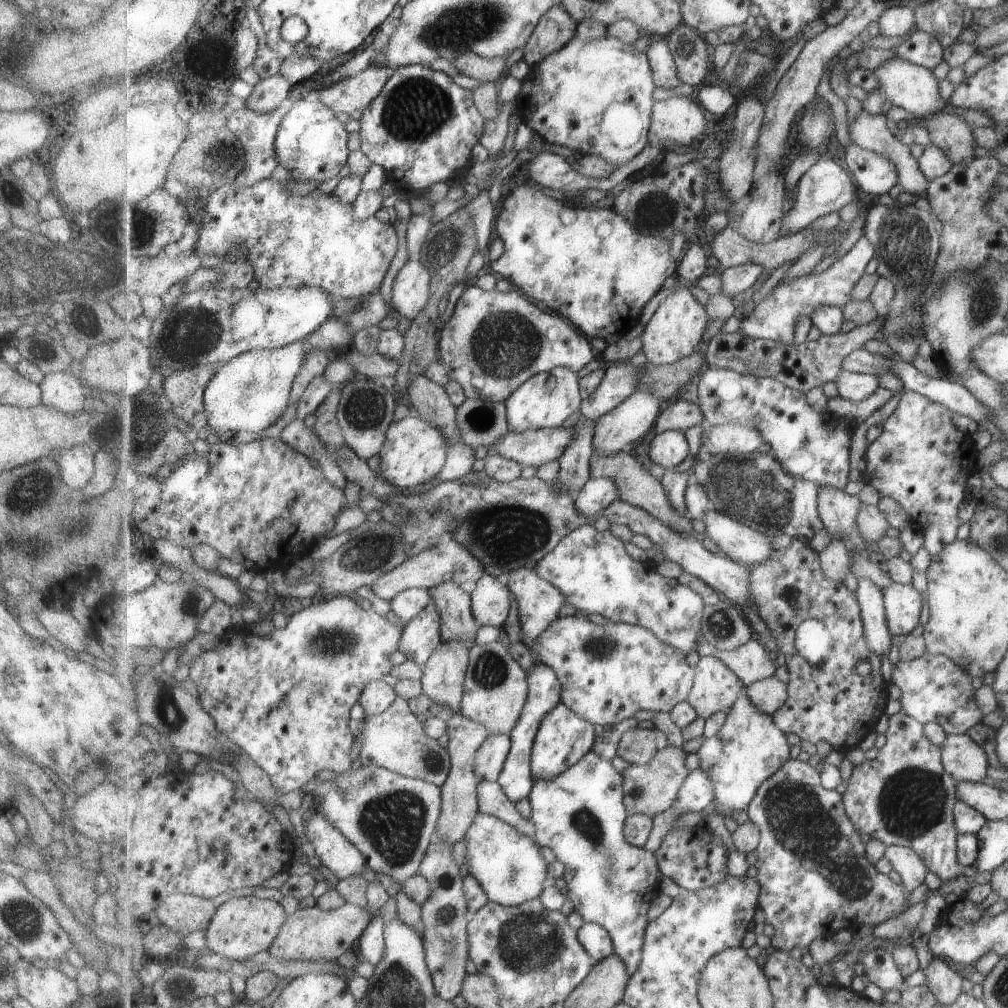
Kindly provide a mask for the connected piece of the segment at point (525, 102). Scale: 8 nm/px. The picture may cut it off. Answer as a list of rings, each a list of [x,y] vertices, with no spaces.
[[[576,36],[567,46],[559,50],[559,52],[549,55],[543,62],[532,67],[528,74],[521,76],[521,84],[521,91],[515,98],[516,113],[522,122],[536,132],[539,138],[551,144],[553,143],[556,149],[561,152],[568,153],[569,150],[573,149],[576,150],[576,152],[581,152],[583,155],[603,157],[607,162],[614,164],[618,169],[624,164],[631,162],[631,160],[639,153],[642,153],[649,144],[650,126],[653,122],[652,114],[654,112],[654,104],[657,102],[655,98],[653,98],[653,92],[655,92],[657,82],[647,54],[636,53],[629,43],[621,42],[619,39],[614,39],[609,36],[589,40],[580,39]]]

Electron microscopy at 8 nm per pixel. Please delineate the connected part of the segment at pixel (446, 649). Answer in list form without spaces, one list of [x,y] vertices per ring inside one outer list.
[[[463,641],[443,643],[423,666],[424,694],[438,709],[459,713],[464,697],[470,650]]]

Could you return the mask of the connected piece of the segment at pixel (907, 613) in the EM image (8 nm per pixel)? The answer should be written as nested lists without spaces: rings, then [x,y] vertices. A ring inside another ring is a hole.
[[[891,584],[884,590],[888,627],[895,639],[910,635],[920,624],[925,599],[913,584]]]

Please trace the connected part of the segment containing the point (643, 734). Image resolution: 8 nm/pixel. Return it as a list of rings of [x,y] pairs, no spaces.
[[[643,724],[625,731],[618,742],[617,754],[629,764],[646,765],[658,754],[657,734]]]

